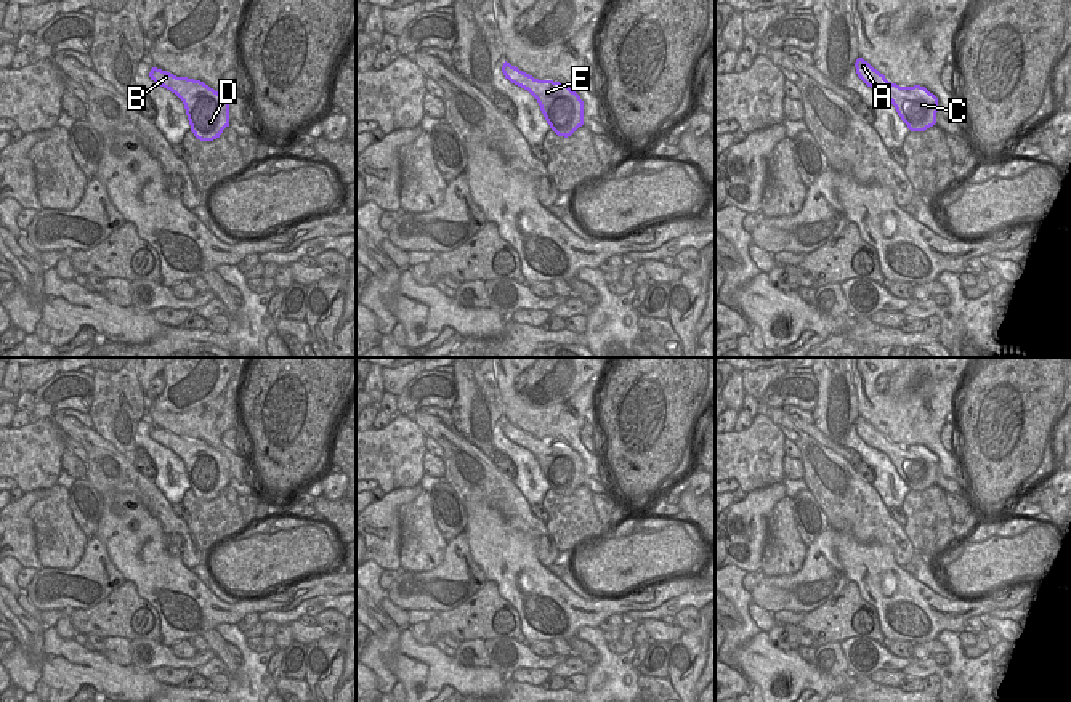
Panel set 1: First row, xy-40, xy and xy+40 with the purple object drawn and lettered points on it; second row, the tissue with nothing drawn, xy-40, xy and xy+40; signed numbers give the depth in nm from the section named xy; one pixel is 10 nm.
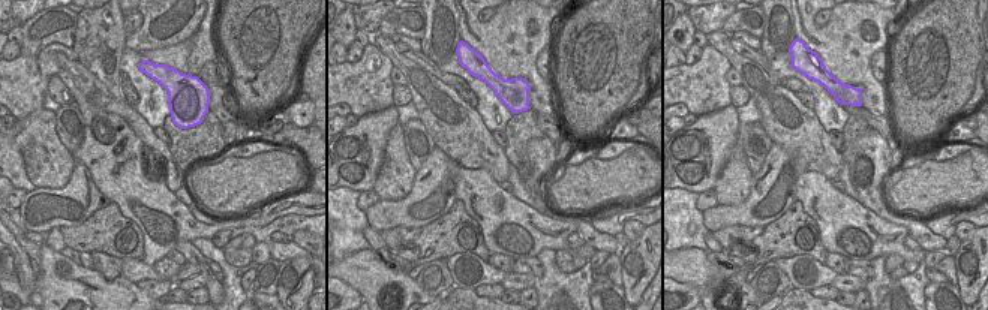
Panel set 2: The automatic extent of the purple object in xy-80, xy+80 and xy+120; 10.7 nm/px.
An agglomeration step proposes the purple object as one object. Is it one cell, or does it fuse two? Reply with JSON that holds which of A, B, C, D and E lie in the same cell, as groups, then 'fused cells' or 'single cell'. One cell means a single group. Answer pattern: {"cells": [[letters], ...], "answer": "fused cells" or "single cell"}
{"cells": [["A", "B", "C", "D", "E"]], "answer": "single cell"}

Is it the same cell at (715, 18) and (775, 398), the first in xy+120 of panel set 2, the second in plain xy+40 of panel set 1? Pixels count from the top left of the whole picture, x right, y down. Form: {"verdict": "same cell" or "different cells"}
{"verdict": "different cells"}

